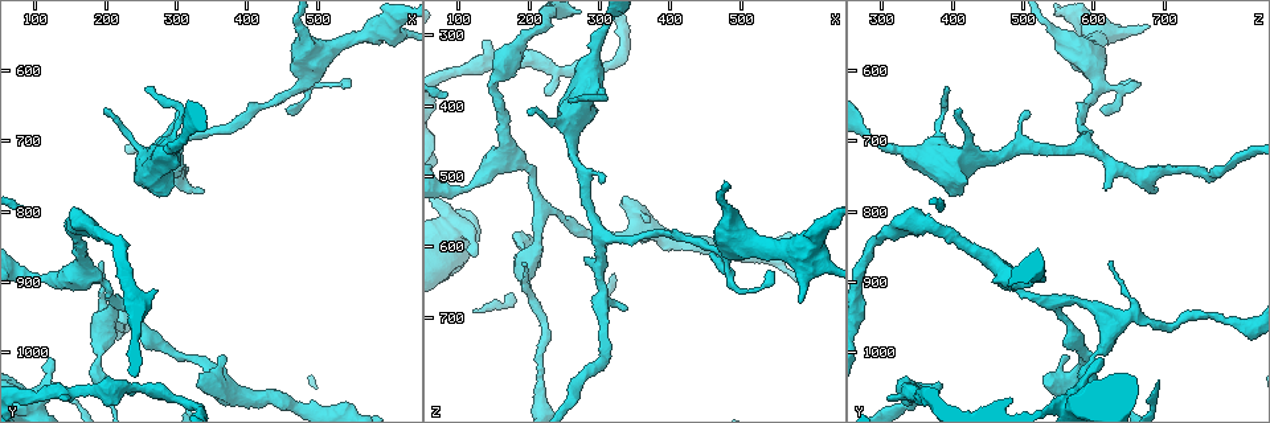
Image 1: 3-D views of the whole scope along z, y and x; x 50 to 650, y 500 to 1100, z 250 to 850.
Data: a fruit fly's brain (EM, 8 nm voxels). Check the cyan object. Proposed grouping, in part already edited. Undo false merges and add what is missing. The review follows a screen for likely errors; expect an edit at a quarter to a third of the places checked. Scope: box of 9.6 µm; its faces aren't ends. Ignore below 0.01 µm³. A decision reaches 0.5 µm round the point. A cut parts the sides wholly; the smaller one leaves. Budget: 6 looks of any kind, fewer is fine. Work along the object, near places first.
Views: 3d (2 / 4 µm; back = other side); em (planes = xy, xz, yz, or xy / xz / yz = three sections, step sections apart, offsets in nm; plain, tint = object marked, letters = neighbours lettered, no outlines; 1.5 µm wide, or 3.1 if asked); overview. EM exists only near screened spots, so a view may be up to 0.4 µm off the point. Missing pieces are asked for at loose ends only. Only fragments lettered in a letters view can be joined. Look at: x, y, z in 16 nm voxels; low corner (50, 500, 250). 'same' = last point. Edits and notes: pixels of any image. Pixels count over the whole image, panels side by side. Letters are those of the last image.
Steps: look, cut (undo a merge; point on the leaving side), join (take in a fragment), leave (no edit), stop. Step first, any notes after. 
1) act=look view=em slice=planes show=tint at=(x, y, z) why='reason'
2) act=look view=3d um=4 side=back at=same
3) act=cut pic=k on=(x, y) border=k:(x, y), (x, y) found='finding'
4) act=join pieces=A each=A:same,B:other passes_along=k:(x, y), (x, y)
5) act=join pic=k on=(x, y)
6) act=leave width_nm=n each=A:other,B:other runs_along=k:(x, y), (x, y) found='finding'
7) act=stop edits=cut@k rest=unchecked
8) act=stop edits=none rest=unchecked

act=look view=em slice=planes show=plain at=(105, 895, 520) why='sharp bend'

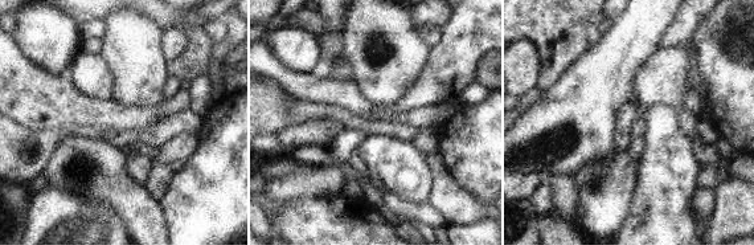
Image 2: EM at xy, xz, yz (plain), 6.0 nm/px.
act=look view=em slice=planes show=letters at=same why='see the neighbours'

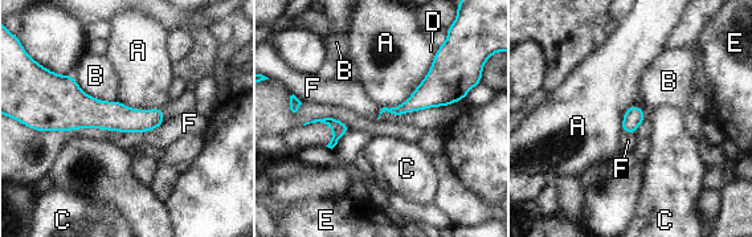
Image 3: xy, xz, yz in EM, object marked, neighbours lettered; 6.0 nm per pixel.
act=leave each=A:other,B:other,C:other,D:other,E:other,F:other runs_along=3:(48, 114), (159, 121) found='continuous, no second cell'

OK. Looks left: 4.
act=look view=3d um=2 at=(190, 1005, 605) why='a narrow waist'

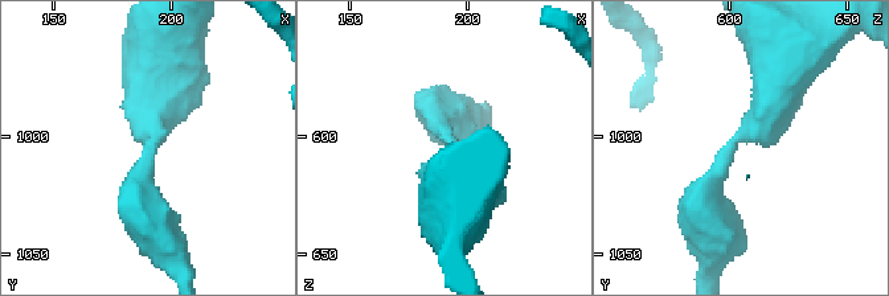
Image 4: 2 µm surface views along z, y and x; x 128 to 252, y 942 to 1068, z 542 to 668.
act=look view=em slice=yz step=8 show=tint at=(192, 1005, 603) arm_widths_nm=280,500

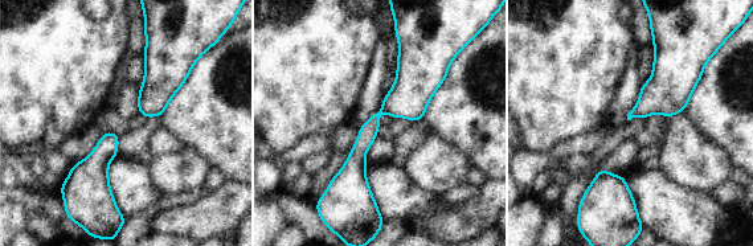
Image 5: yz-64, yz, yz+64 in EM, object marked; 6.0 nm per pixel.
act=look view=em slice=planes show=letters at=same why='cut it another way'

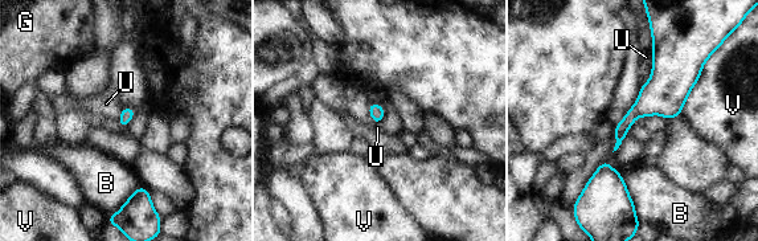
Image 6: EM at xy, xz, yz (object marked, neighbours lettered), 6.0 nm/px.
act=leave each=B:other,G:other,U:other,V:other border=6:(652, 49), (652, 72), (642, 85) found='one cell here'

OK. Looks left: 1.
act=stop edits=none rest=unchecked

